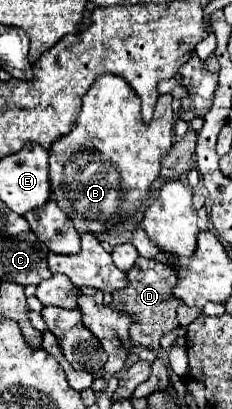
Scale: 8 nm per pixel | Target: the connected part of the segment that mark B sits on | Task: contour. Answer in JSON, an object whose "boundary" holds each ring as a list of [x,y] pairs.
{"boundary":[[[103,75],[87,91],[75,131],[49,149],[49,183],[55,203],[73,221],[79,235],[109,231],[149,199],[151,185],[159,177],[161,157],[173,147],[172,101],[171,95],[160,95],[153,121],[143,123],[139,97],[121,77]]]}

